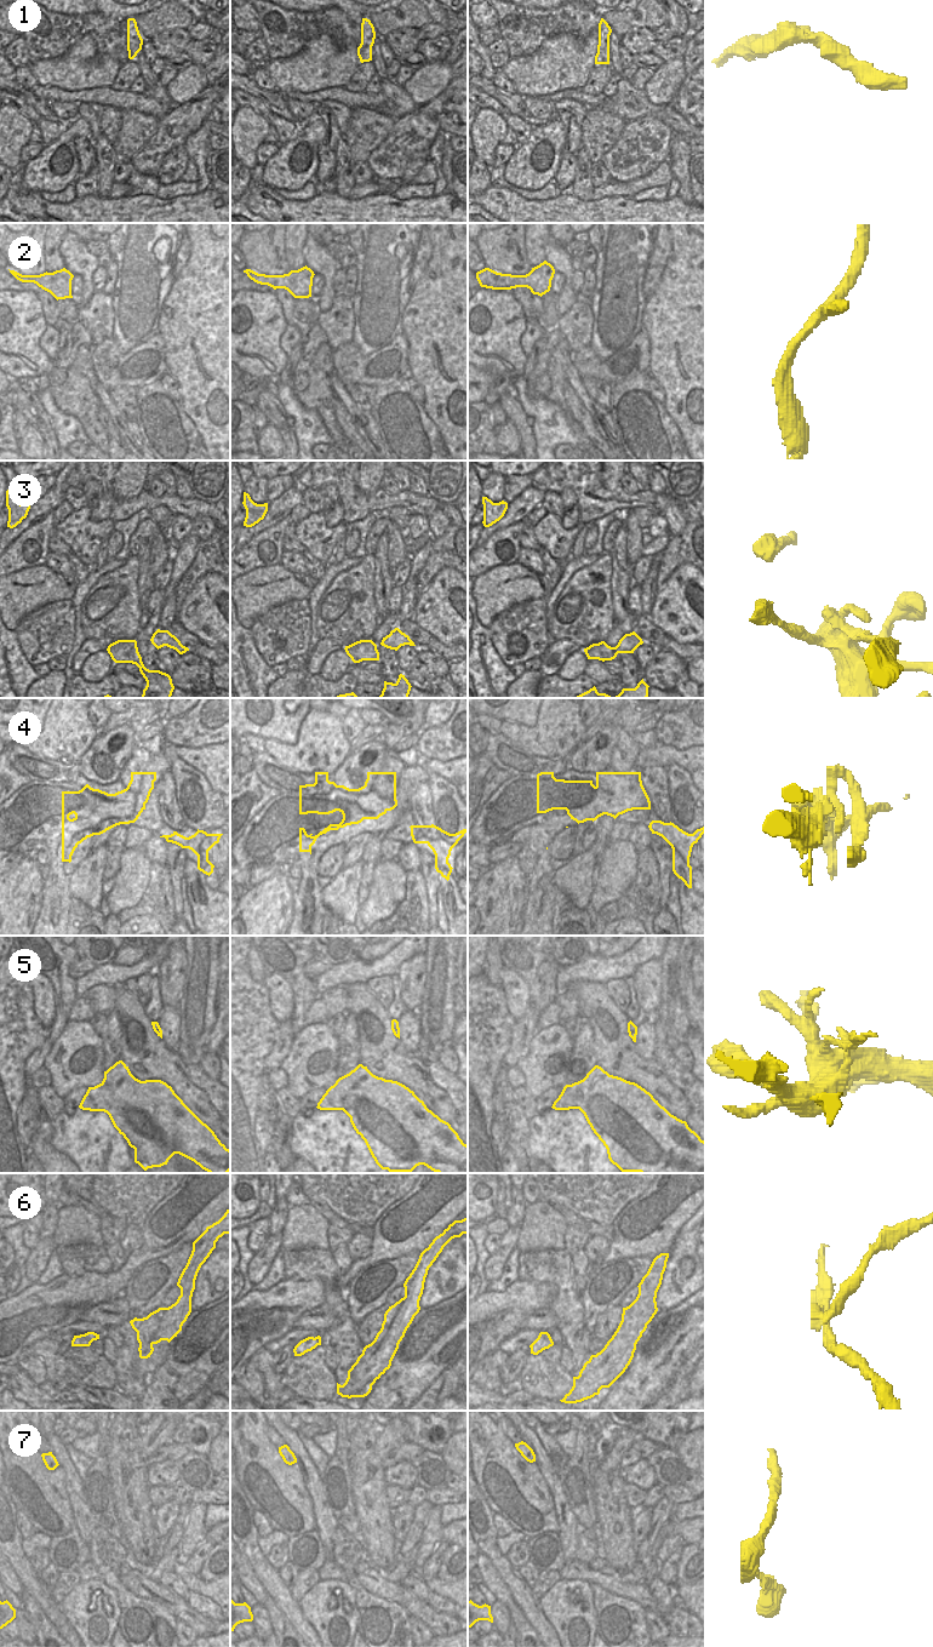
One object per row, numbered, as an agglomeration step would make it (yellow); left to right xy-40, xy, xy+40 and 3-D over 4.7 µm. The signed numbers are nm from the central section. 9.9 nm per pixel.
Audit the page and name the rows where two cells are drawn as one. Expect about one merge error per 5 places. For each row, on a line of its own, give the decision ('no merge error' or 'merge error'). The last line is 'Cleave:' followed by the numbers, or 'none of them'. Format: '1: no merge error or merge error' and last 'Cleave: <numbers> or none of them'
1: no merge error
2: no merge error
3: no merge error
4: merge error
5: merge error
6: merge error
7: no merge error
Cleave: 4, 5, 6

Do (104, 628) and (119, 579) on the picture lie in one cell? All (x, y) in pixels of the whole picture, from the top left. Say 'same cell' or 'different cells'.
same cell

